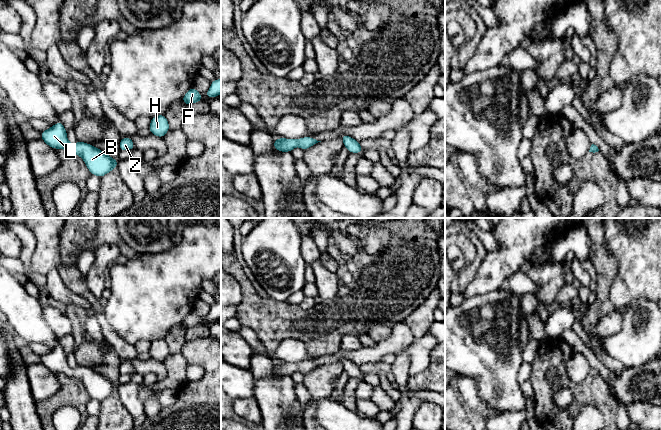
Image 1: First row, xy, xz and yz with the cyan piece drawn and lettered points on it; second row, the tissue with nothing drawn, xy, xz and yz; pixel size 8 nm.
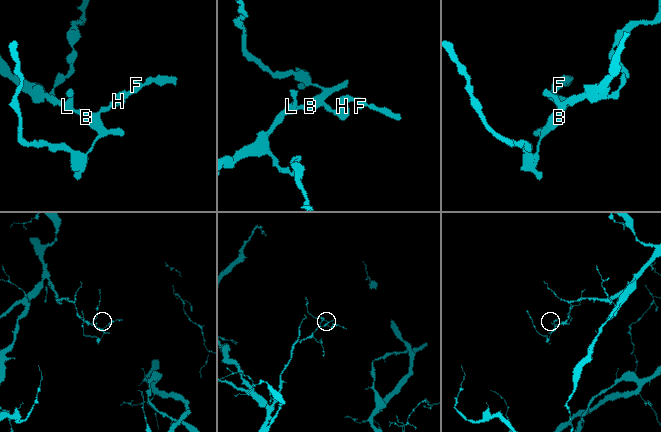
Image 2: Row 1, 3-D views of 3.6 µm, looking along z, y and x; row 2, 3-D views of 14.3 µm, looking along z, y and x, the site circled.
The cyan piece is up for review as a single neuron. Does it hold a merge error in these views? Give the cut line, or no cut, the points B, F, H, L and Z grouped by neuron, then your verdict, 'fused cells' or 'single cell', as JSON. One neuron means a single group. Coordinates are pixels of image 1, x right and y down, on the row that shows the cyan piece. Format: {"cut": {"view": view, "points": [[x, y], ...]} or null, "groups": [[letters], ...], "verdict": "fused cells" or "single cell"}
{"cut": null, "groups": [["B", "F", "H", "L", "Z"]], "verdict": "single cell"}

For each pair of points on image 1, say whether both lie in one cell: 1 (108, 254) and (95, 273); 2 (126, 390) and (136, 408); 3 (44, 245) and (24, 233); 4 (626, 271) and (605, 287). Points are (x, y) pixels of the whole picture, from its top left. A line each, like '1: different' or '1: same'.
1: same
2: same
3: different
4: different

